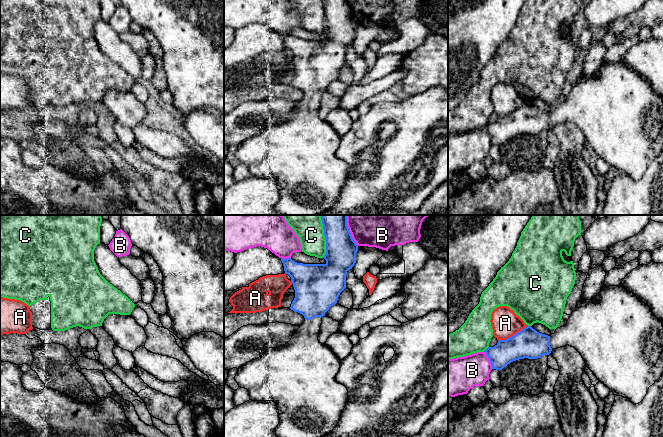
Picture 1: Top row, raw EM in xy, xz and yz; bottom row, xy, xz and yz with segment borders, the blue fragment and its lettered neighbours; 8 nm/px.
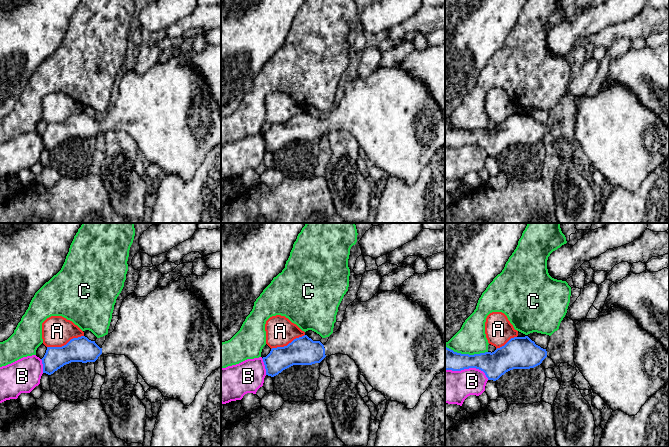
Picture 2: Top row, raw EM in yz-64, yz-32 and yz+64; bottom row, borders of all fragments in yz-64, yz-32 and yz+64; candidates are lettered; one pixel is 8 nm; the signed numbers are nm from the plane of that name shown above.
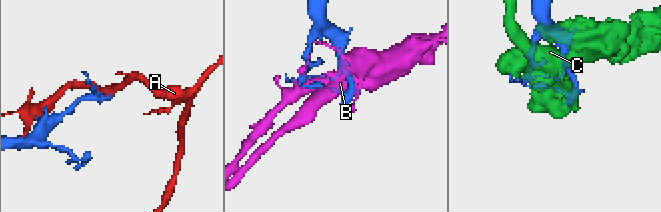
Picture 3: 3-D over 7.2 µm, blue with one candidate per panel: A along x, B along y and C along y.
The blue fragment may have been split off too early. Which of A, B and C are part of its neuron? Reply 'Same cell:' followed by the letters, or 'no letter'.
Same cell: no letter

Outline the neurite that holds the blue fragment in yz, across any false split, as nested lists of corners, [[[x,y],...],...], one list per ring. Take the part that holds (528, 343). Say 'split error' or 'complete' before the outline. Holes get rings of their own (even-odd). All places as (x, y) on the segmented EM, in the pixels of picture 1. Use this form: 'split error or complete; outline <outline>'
split error; outline [[[621,285],[603,287],[592,300],[580,299],[567,323],[557,328],[550,336],[527,326],[512,337],[499,340],[494,347],[488,347],[484,352],[491,362],[492,369],[500,371],[513,361],[524,358],[537,359],[549,355],[553,349],[567,345],[574,347],[580,353],[586,366],[610,389],[610,392],[627,398],[634,404],[644,399],[649,387],[663,373],[663,323],[655,317],[647,304]]]

